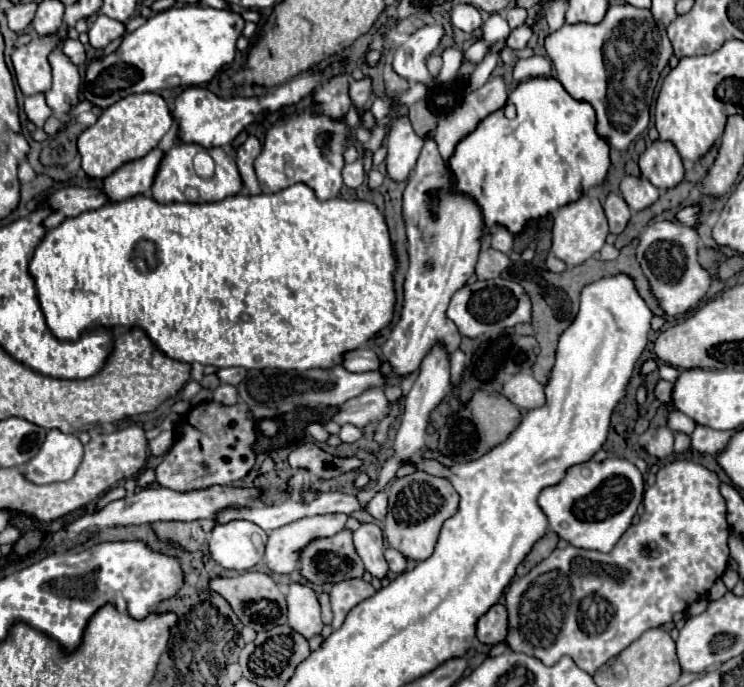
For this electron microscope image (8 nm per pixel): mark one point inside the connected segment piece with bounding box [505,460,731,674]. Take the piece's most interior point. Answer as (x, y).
(588, 605)

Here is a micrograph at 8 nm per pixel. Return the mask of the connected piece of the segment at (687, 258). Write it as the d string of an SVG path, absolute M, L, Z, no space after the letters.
M677 220L653 222L651 230L645 230L639 236L635 258L649 282L651 294L657 298L659 308L667 316L685 314L691 310L705 296L711 282L717 280L717 274L701 268L697 262L697 232L685 224L679 224Z

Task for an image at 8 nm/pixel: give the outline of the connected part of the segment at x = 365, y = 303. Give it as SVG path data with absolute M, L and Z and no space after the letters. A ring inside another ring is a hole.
M293 184L275 194L261 194L261 196L237 194L211 204L189 204L189 202L159 204L151 196L139 194L123 202L107 204L99 210L83 212L77 218L67 218L55 230L49 230L47 236L37 246L29 270L37 282L37 294L43 306L47 326L59 340L77 340L83 332L97 326L105 326L105 328L139 326L169 358L189 364L191 362L211 364L217 368L243 366L243 368L279 368L279 370L301 370L301 372L307 368L333 368L335 364L343 362L345 352L359 348L363 342L371 340L377 332L389 326L395 312L393 276L397 272L397 258L385 216L377 210L373 202L367 200L343 200L343 198L319 200L307 184ZM143 238L153 240L157 244L157 256L161 262L155 270L149 270L147 264L135 252L135 244Z

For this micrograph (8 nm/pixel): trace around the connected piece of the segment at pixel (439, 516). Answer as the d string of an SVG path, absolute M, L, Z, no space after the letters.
M413 472L403 478L395 478L387 484L389 510L383 520L383 534L391 548L399 550L407 560L427 560L437 544L439 530L447 518L459 508L459 494L449 480L431 476L427 472Z

